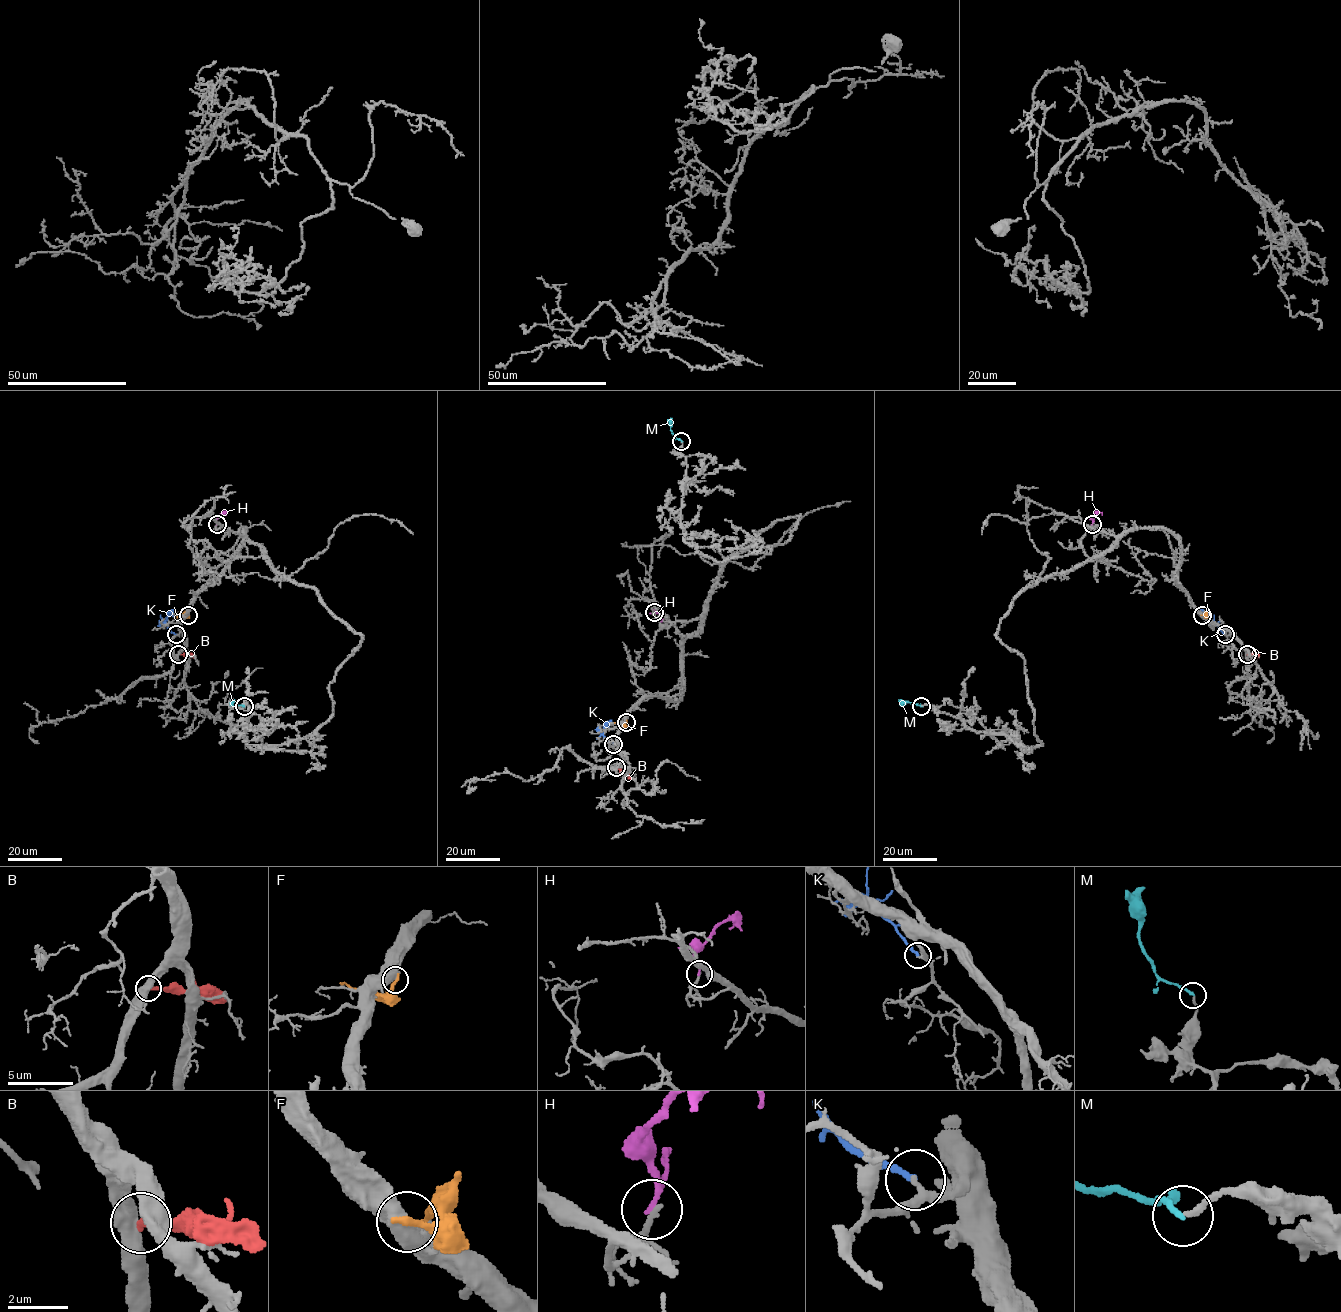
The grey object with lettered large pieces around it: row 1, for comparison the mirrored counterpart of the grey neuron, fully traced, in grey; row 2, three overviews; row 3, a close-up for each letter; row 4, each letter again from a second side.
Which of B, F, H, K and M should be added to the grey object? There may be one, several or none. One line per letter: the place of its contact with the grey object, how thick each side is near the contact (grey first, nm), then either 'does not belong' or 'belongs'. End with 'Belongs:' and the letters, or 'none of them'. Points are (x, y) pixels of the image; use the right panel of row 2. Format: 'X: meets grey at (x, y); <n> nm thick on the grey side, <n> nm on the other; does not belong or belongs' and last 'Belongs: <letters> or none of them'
B: meets grey at (1247, 654); 550 nm thick on the grey side, 240 nm on the other; does not belong
F: meets grey at (1202, 615); 750 nm thick on the grey side, 260 nm on the other; does not belong
H: meets grey at (1092, 524); 200 nm thick on the grey side, 170 nm on the other; does not belong
K: meets grey at (1225, 634); 240 nm thick on the grey side, 220 nm on the other; does not belong
M: meets grey at (921, 706); 190 nm thick on the grey side, 200 nm on the other; belongs
Belongs: M

